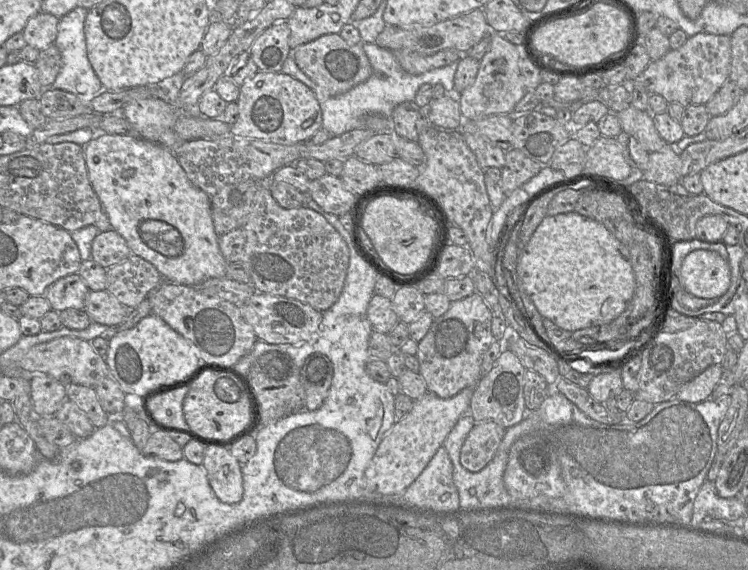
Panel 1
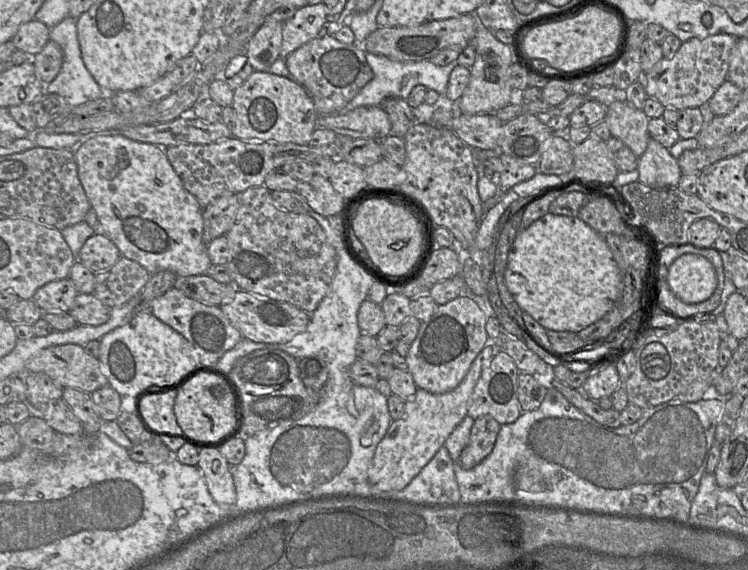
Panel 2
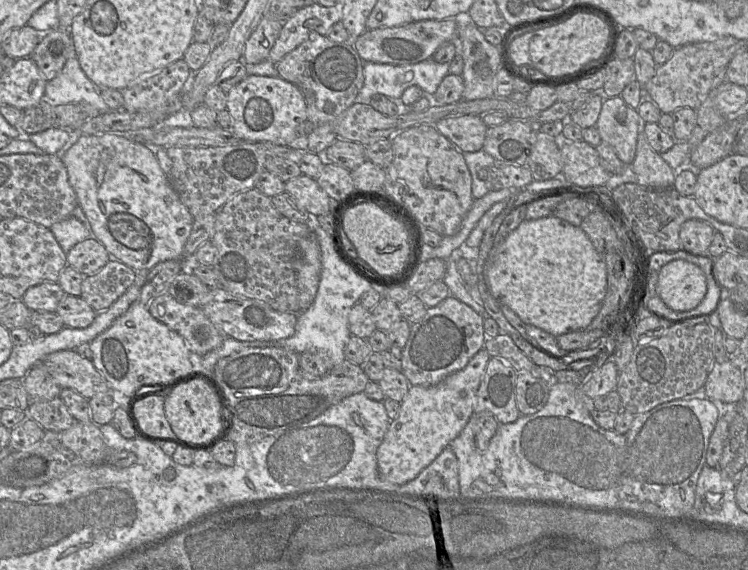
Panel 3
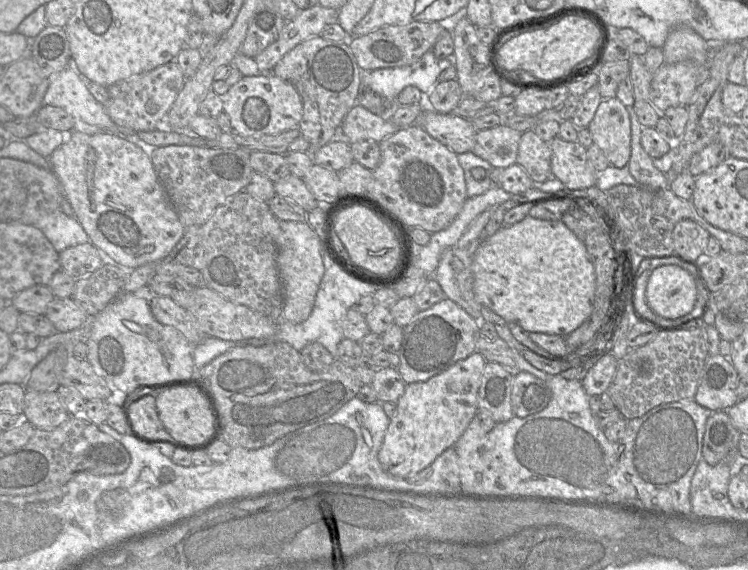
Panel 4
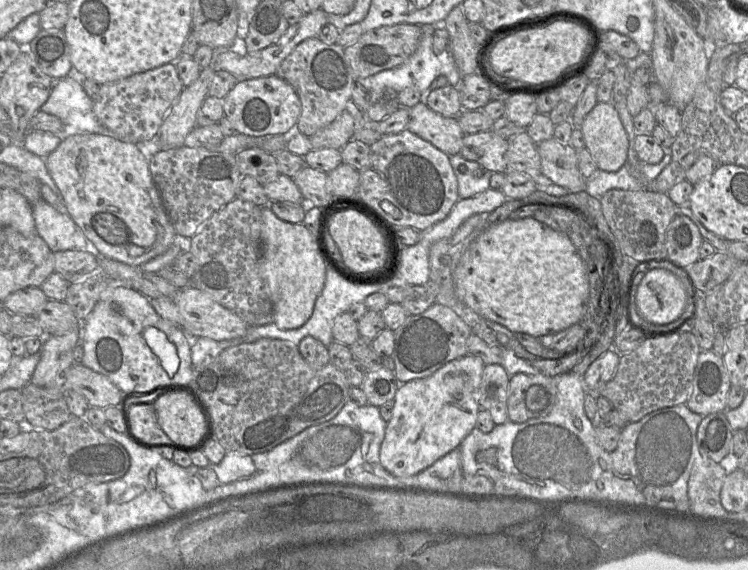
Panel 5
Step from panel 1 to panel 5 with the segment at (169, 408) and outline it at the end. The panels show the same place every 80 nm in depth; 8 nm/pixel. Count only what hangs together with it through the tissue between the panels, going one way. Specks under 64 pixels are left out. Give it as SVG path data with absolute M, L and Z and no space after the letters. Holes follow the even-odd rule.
M128 404L132 431L141 441L150 445L173 443L158 425L154 404Z

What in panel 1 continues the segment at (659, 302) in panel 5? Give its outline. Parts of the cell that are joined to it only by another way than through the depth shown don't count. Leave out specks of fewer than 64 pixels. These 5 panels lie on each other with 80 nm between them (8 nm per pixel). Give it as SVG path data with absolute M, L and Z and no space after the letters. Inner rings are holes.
M699 249L690 252L681 262L679 272L671 271L671 288L681 286L699 298L720 298L729 289L731 272L728 259L715 250Z

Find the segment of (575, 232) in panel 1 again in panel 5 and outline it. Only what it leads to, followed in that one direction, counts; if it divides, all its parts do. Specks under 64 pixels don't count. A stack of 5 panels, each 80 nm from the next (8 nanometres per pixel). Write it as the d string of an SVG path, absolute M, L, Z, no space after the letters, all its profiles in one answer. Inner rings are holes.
M532 217L506 219L480 234L456 266L454 285L460 301L482 318L536 338L578 323L589 299L586 268L568 235Z

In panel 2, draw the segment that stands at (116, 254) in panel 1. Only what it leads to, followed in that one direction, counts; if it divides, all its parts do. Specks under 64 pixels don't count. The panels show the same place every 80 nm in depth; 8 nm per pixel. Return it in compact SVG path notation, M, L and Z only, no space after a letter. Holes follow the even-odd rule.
M94 234L85 241L77 260L96 274L114 266L121 257L119 249L107 236Z

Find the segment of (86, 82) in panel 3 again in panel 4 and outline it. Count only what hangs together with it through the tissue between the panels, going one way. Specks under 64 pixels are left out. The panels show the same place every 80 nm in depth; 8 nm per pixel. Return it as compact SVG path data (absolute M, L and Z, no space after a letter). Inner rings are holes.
M71 58L69 65L49 79L43 105L63 108L75 121L96 126L107 134L124 139L124 134L136 131L116 125L106 113L105 107L90 93L87 81L82 77Z

